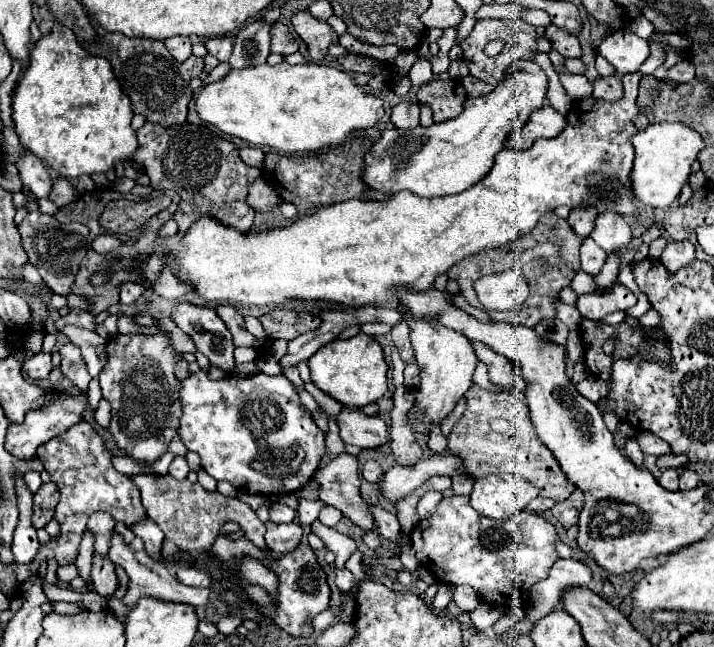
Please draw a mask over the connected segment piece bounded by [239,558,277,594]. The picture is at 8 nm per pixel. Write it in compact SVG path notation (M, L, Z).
M245 558L243 562L239 562L239 570L243 572L243 578L247 580L247 582L251 582L251 584L261 584L267 592L275 592L275 588L277 588L277 576L271 572L271 570L267 570L267 568L263 568L263 564L261 562L257 562L257 560L253 560L253 558Z

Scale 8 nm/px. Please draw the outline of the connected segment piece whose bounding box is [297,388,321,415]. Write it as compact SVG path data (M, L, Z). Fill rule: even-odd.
M298 389L297 393L301 403L310 411L311 415L314 415L316 412L321 410L317 402L315 402L313 397L305 389Z

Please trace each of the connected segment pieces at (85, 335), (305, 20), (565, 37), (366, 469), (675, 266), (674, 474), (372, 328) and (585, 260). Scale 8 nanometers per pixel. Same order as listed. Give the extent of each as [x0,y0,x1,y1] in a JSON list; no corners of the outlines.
[[61,326,107,378],[293,10,339,62],[545,24,581,58],[361,460,383,482],[661,240,695,270],[659,468,679,492],[359,324,391,336],[579,238,607,276]]

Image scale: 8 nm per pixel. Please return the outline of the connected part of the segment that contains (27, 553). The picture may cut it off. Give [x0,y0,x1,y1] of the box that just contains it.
[11,476,39,564]

